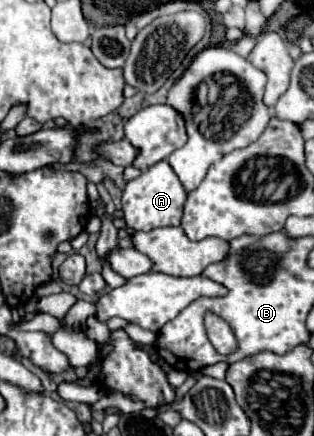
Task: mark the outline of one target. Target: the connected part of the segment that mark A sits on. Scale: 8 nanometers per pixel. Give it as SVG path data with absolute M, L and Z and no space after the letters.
M160 161L146 169L140 177L128 181L122 193L122 211L124 221L134 231L152 231L156 227L172 227L182 221L182 207L186 203L186 191L180 185L176 173L168 165L168 161Z

